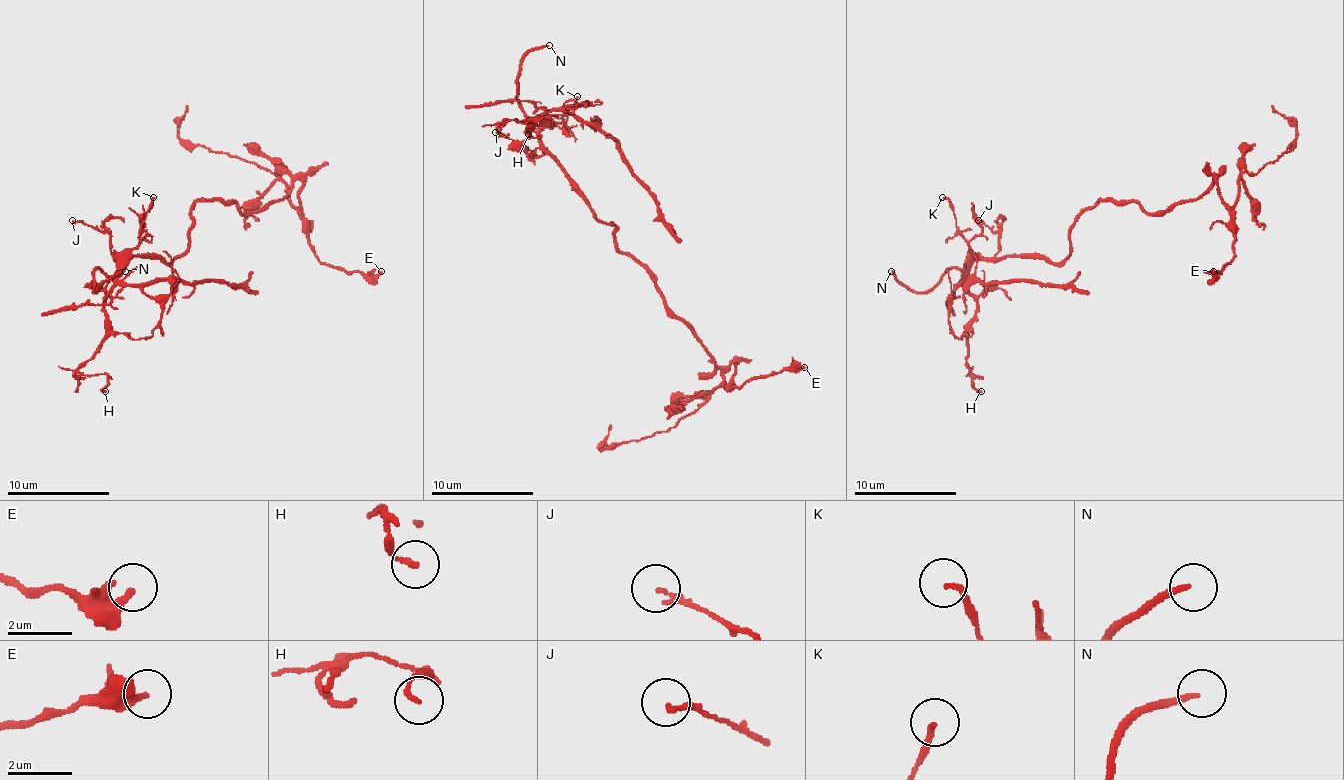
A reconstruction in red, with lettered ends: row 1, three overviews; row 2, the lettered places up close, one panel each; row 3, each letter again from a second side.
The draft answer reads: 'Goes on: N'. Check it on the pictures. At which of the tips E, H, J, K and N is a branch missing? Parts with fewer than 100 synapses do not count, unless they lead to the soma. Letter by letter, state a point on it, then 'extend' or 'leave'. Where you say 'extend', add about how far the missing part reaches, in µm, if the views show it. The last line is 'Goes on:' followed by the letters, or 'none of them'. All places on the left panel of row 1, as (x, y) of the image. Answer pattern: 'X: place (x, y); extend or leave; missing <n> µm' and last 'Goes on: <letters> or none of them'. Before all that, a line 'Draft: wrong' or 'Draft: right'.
Draft: right
E: place (381, 271); leave
H: place (105, 391); leave
J: place (72, 220); leave
K: place (153, 197); leave
N: place (125, 271); extend; missing 30 µm
Goes on: N

